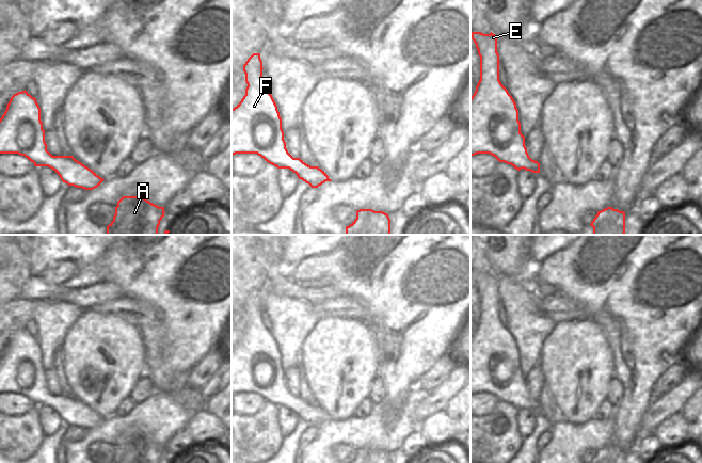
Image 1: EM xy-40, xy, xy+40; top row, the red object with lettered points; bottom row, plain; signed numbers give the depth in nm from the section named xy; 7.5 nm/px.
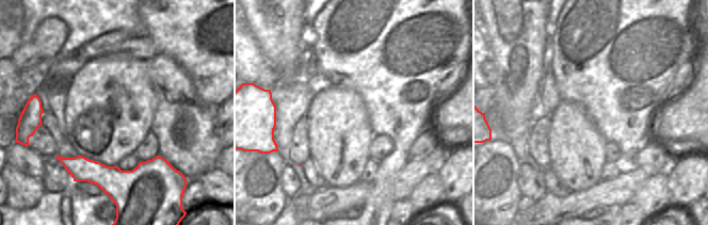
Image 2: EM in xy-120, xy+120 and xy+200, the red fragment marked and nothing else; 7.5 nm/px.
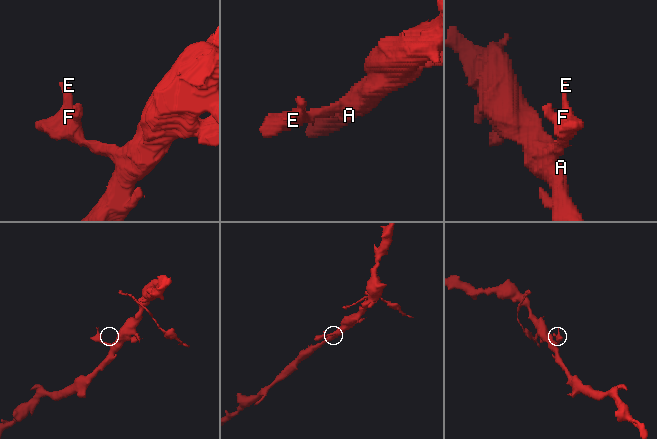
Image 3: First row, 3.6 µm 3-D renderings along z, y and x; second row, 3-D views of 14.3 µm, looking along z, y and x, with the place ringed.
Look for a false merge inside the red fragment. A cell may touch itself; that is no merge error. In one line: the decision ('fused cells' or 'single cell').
single cell

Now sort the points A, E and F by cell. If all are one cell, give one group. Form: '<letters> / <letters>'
A E F

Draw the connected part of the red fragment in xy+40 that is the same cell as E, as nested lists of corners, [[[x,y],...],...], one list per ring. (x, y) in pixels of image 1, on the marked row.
[[[472,32],[470,36],[480,57],[480,80],[470,97],[470,156],[490,154],[499,162],[511,164],[517,171],[524,169],[540,173],[540,163],[532,160],[527,153],[525,137],[521,133],[516,103],[499,80],[497,36],[492,32]]]

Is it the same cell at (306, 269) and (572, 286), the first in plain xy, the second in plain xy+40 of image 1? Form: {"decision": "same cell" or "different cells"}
{"decision": "same cell"}

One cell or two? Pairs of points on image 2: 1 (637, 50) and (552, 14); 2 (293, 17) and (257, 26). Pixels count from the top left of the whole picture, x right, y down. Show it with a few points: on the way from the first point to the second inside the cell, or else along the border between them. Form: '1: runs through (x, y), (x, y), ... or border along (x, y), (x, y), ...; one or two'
1: border along (561, 11), (558, 19), (552, 25); two
2: runs through (285, 17), (266, 17); one

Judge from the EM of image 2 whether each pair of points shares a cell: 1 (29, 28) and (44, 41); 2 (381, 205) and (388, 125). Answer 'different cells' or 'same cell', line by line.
1: different cells
2: same cell

